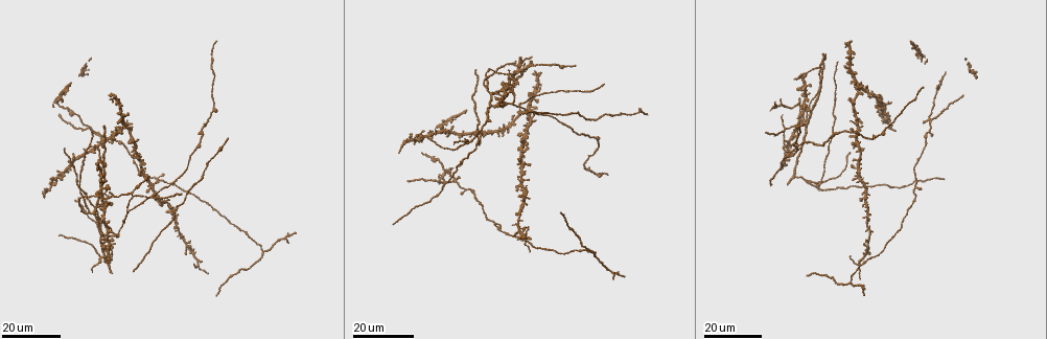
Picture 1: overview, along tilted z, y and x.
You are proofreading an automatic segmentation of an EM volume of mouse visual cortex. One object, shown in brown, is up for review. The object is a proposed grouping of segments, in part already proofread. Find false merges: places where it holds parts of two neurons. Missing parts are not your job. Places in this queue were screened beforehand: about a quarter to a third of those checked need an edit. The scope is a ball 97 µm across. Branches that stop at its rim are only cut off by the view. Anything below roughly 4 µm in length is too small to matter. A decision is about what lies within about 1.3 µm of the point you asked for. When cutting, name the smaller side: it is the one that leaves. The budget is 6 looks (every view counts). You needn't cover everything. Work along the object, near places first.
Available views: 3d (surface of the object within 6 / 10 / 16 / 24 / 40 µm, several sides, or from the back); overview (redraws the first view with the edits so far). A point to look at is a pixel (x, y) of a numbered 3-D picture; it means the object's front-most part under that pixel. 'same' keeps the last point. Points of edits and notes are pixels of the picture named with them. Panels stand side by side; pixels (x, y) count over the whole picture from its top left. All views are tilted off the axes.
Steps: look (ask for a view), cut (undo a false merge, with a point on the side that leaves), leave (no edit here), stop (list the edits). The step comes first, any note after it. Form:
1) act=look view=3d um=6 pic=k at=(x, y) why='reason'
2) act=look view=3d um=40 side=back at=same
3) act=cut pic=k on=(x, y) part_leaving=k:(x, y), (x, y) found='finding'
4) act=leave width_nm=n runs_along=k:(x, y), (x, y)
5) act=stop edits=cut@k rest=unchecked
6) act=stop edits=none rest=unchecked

act=look view=3d um=24 pic=1 at=(186, 248) why='four or more arms meet'

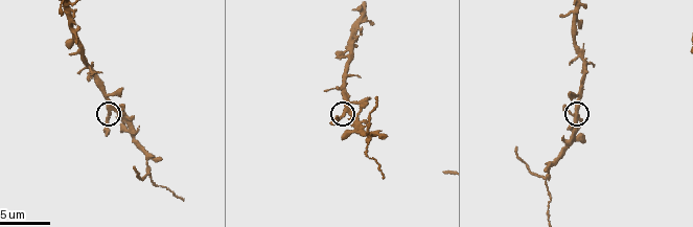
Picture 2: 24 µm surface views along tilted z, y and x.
act=look view=3d um=10 pic=2 at=(347, 112)

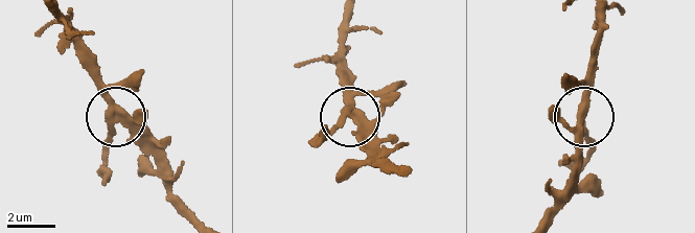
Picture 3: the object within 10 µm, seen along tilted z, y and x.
act=leave width_nm=330 found='continuous, no second neuron'

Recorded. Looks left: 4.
act=look view=3d um=16 pic=2 at=(147, 164) why='two arms in line, one across'

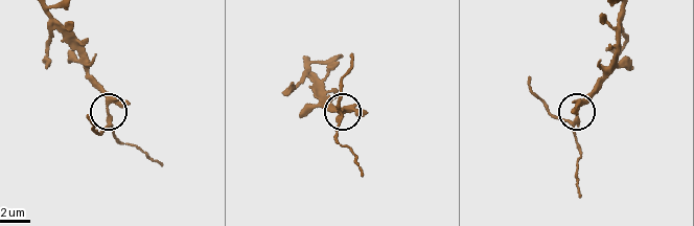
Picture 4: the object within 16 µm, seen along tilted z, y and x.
act=cut pic=4 on=(118, 141) arms=3 part_leaving=4:(110, 123), (117, 140), (162, 164) found='a second neuron is stuck on'

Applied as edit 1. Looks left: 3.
act=look view=3d um=24 pic=1 at=(806, 180) why='side arm on a straight run'

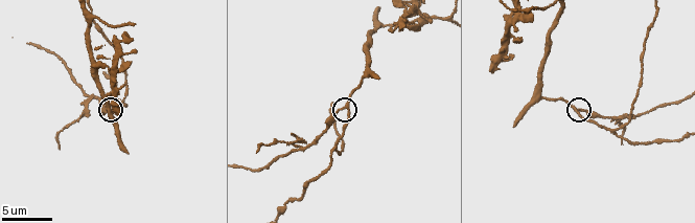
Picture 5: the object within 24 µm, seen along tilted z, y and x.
act=look view=3d um=10 pic=5 at=(347, 108) why='closer look'

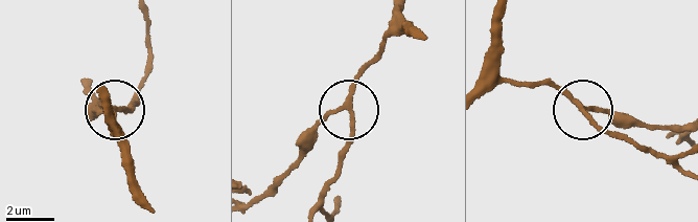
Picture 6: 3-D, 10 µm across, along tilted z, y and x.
act=look view=3d um=10 side=back pic=6 at=(583, 108)

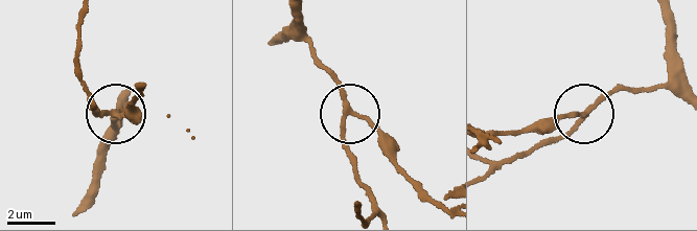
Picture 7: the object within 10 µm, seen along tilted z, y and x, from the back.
act=leave runs_along=7:(660, 15), (663, 84), (624, 88), (593, 111), (538, 125) found='continuous, no second neuron'

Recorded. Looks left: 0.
act=stop edits=cut@4 rest=unchecked

